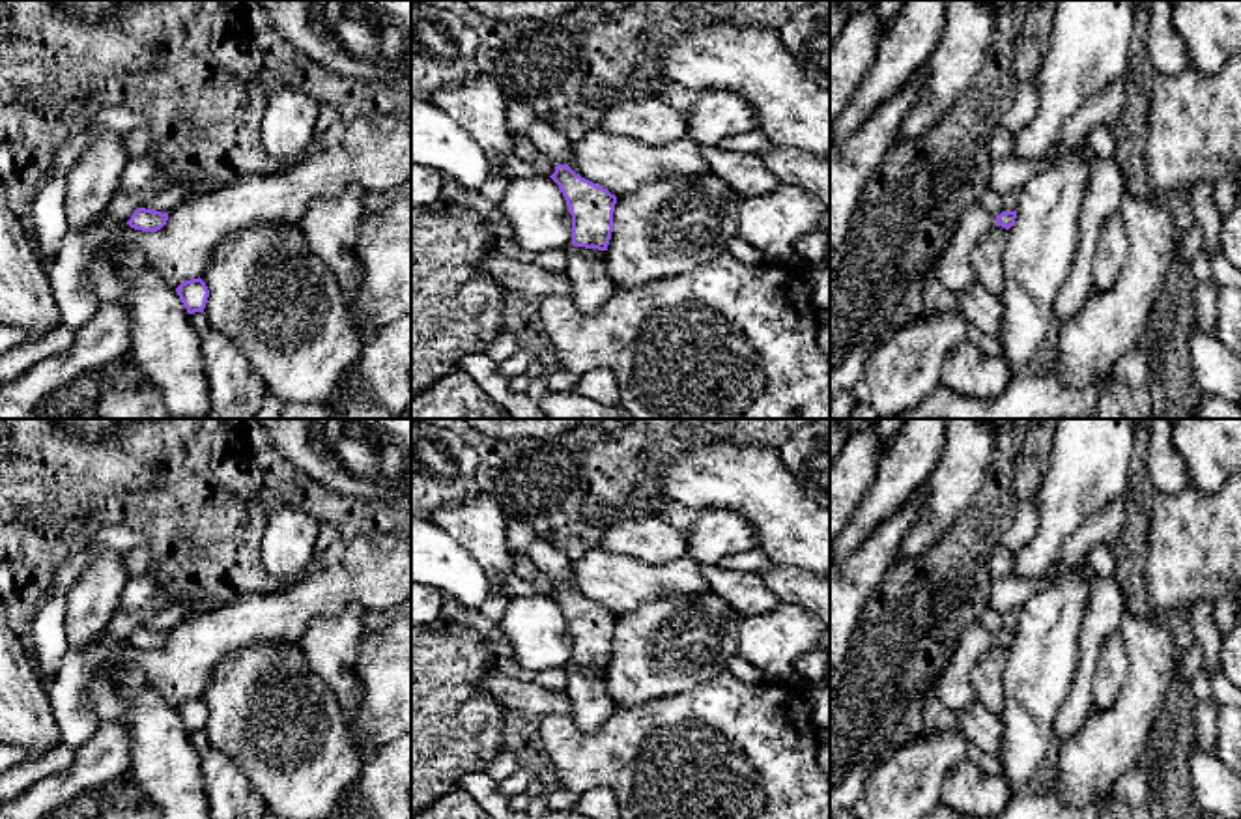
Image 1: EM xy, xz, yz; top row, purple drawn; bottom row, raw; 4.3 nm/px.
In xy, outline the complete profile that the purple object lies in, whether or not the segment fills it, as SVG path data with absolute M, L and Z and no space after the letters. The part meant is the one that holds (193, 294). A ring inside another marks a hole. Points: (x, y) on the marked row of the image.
M200 277L181 282L176 292L189 314L204 312L209 290Z

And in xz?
M536 118L527 136L557 165L549 178L559 185L572 215L572 245L607 251L617 196L568 166L572 142L563 131Z

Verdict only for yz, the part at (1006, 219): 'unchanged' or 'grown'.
grown

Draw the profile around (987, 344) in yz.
M968 325L966 338L970 338L987 355L1002 355L1002 346L998 338L989 337L976 325Z

